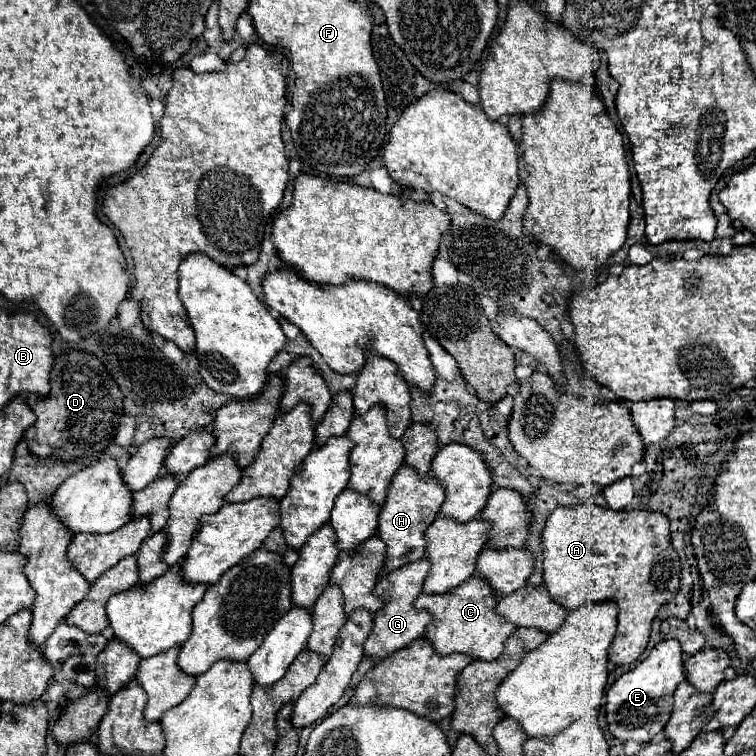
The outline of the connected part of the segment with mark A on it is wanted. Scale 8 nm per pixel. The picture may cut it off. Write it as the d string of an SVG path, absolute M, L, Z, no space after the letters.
M583 503L573 507L557 507L543 529L543 581L549 595L573 611L581 603L589 601L613 601L619 607L619 625L615 641L611 643L609 657L615 665L633 663L647 647L651 623L659 611L681 587L681 563L679 555L671 547L669 519L663 513L643 511L613 511L595 503Z

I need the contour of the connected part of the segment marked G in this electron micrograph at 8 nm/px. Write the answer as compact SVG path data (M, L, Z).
M423 557L415 563L399 567L397 571L391 571L389 575L379 579L375 593L383 597L383 607L381 607L381 611L373 613L373 629L371 629L369 637L365 639L365 655L373 657L373 659L389 657L391 653L395 653L401 647L407 647L411 641L419 639L425 633L425 627L427 627L431 615L425 609L415 609L413 603L421 593L427 571L429 571L429 561Z

